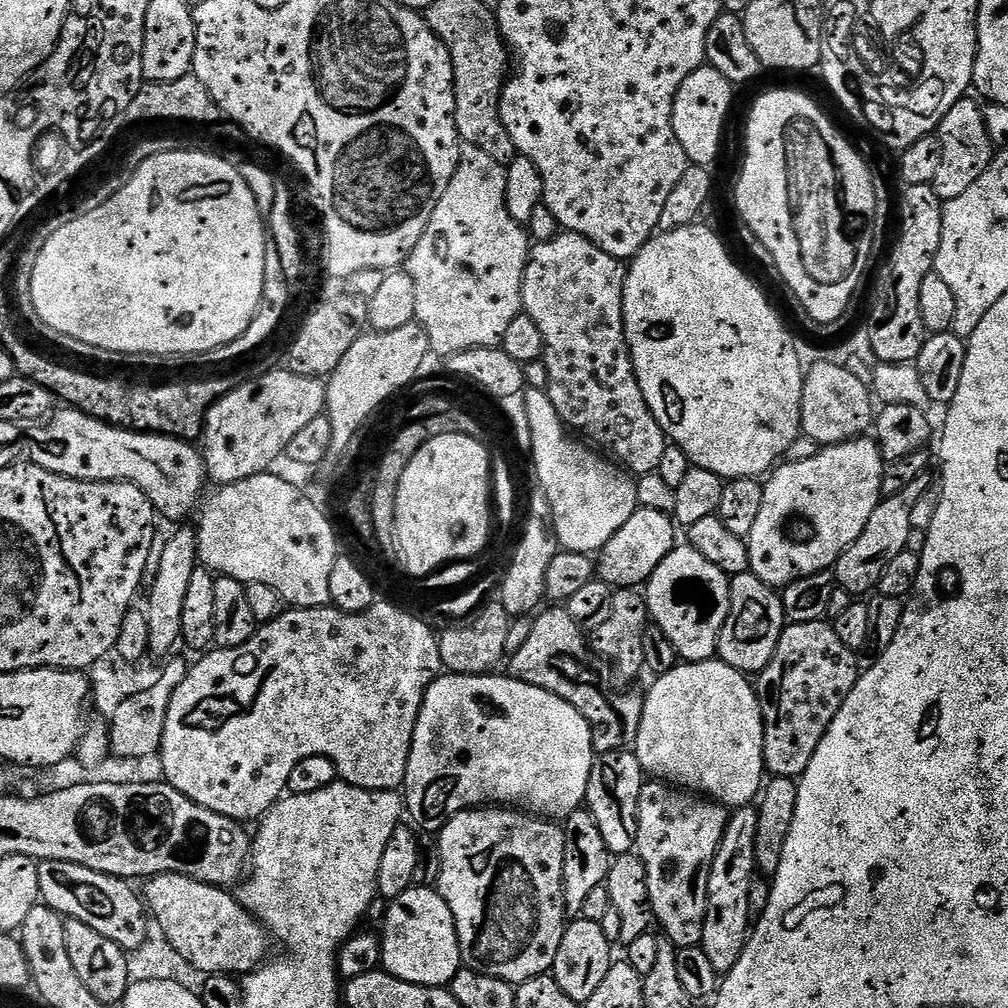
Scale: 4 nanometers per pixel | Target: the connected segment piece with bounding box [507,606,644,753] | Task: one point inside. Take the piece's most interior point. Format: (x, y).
(557, 657)

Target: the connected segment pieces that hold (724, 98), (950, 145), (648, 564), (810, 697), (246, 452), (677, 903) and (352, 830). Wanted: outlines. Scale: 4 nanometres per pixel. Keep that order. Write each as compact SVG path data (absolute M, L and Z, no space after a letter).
M705 66L694 70L676 95L674 110L672 111L672 125L678 142L686 150L689 161L696 166L712 166L720 156L720 135L724 132L724 111L732 100L734 85L718 70Z
M972 98L960 100L950 106L947 114L940 117L938 139L941 146L941 166L934 176L931 185L941 202L958 198L958 194L966 194L984 171L990 166L994 155L994 145L986 130L983 107L975 104Z
M637 507L636 512L630 514L626 526L622 526L622 530L618 530L618 534L614 534L614 538L610 538L610 542L606 542L606 546L600 549L596 565L597 577L612 585L613 589L643 585L654 574L654 570L658 570L662 558L669 556L673 548L677 547L677 527L676 520L662 510Z
M824 620L802 622L801 624L789 623L787 627L785 627L782 638L778 638L778 650L774 650L774 658L770 658L770 666L766 666L764 671L759 673L757 680L760 681L755 681L754 684L756 696L760 699L760 713L764 716L764 767L769 777L790 776L799 778L804 775L806 766L810 766L810 758L814 758L814 754L818 750L818 746L822 742L826 730L830 730L830 722L834 722L838 710L842 710L846 698L852 693L857 680L859 680L862 675L862 668L856 665L856 656L857 653L853 651L853 649L847 648L847 646L843 644L842 638L838 638L835 627Z
M287 370L268 372L249 384L237 383L231 392L225 394L212 405L208 417L204 420L202 433L202 455L204 467L209 481L213 485L223 486L242 482L251 476L258 476L269 471L268 468L279 456L287 453L290 442L294 442L294 434L304 429L310 421L325 415L328 403L328 390L323 379L315 376L299 376Z
M667 782L645 783L640 795L638 810L638 834L636 848L642 862L646 862L646 878L650 878L650 902L652 915L664 927L663 935L677 949L694 948L699 945L704 929L704 915L708 909L708 883L722 834L728 825L730 812L723 804L717 804L708 798L689 794Z
M343 782L326 786L326 790L314 794L285 795L262 817L258 824L260 829L254 832L251 871L239 885L241 906L251 912L275 939L277 936L284 943L284 952L304 956L304 960L313 966L335 969L340 945L362 924L357 916L352 918L348 914L348 908L338 908L338 900L344 890L348 896L348 880L378 878L378 866L382 862L382 853L386 851L386 842L390 842L390 834L401 827L400 815L403 817L405 812L406 804L399 791L371 792Z

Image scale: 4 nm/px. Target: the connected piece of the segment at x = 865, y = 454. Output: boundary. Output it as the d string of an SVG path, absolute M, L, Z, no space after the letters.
M872 438L830 444L821 447L820 453L814 458L793 464L781 463L767 477L758 522L754 522L754 530L750 530L746 538L750 571L777 590L783 589L786 584L792 584L798 578L829 571L842 553L856 541L858 534L866 530L870 514L874 514L880 505L885 467L884 455Z

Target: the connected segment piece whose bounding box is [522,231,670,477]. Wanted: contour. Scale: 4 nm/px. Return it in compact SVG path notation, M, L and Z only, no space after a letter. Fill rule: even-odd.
M561 231L553 240L542 240L531 245L522 282L522 312L534 318L538 330L542 330L542 359L549 371L546 391L564 425L581 437L589 436L597 449L605 448L600 450L619 461L629 473L642 477L659 469L662 454L670 441L654 418L650 406L646 406L646 398L642 398L642 386L638 386L632 365L624 329L624 287L627 277L625 261L606 254L606 250L594 246L594 242L578 234Z

